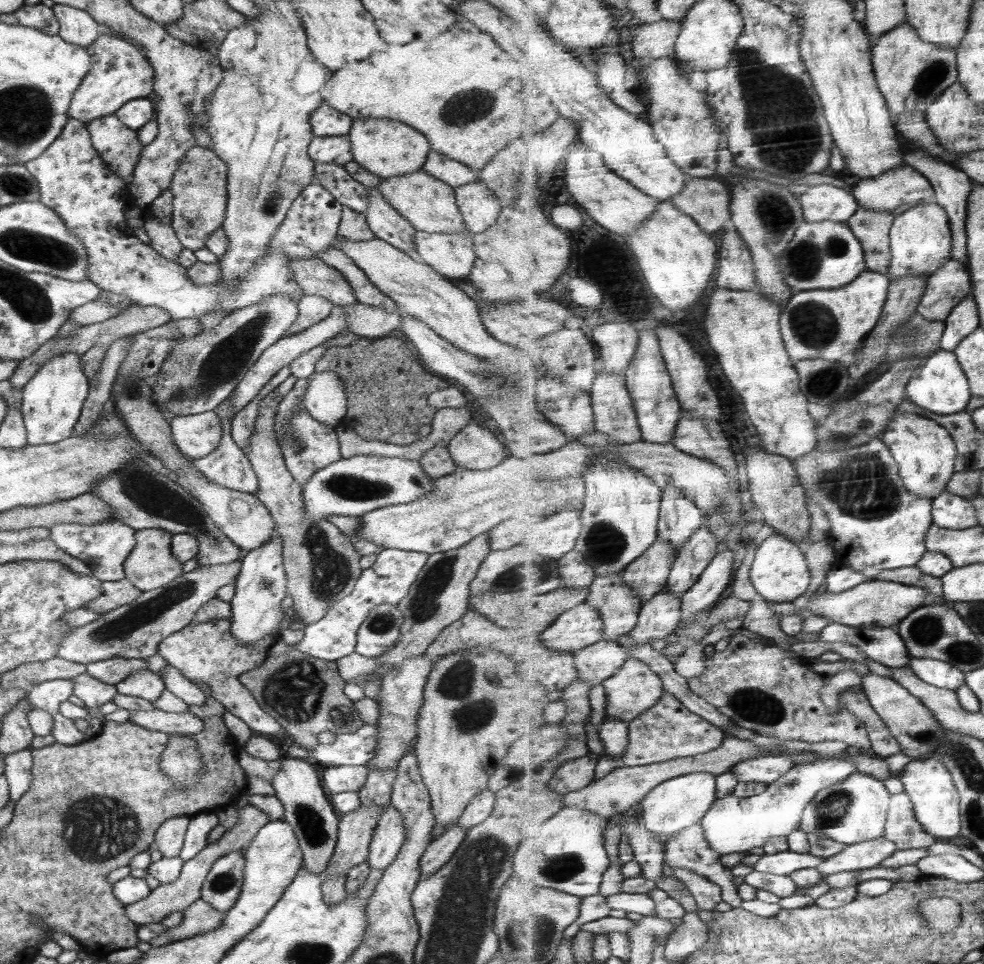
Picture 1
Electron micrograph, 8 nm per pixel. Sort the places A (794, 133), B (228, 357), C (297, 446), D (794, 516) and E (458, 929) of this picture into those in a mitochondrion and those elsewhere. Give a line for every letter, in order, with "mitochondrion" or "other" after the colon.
A: mitochondrion
B: mitochondrion
C: mitochondrion
D: mitochondrion
E: mitochondrion

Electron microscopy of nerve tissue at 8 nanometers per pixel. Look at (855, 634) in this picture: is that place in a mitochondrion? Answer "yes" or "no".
no

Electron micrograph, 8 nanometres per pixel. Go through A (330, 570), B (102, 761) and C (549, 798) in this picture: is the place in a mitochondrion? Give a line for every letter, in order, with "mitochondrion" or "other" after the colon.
A: mitochondrion
B: other
C: other

